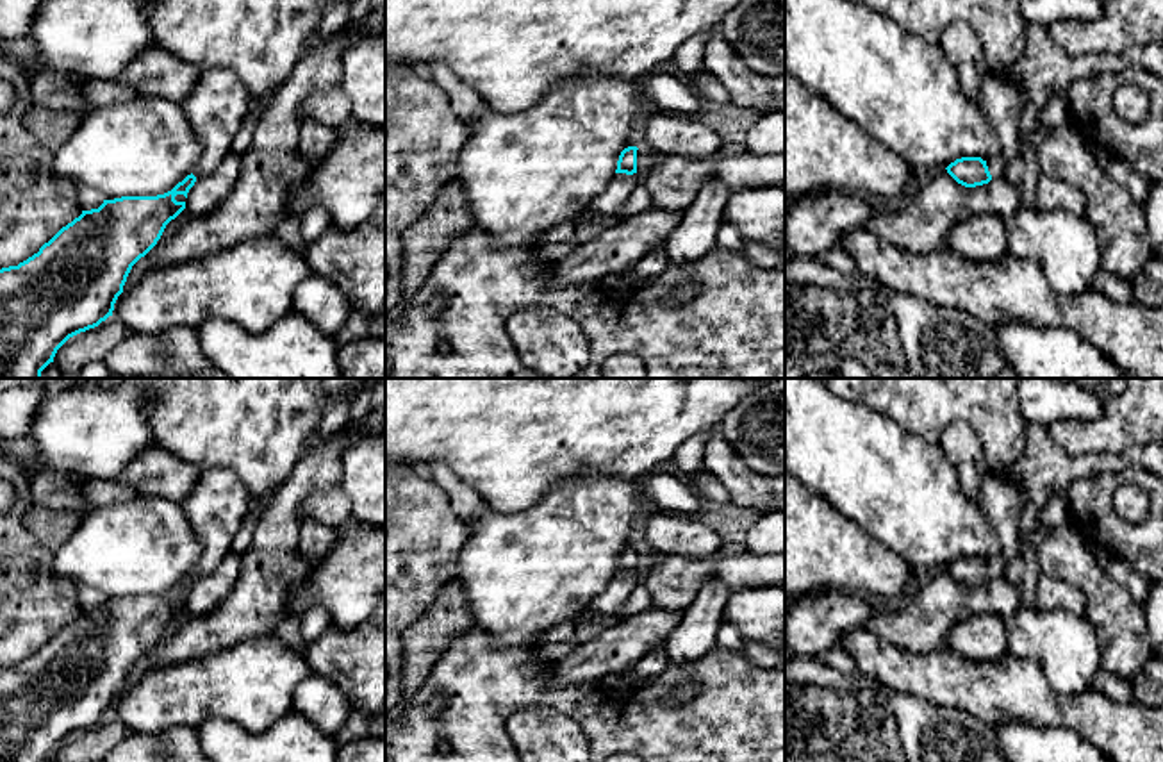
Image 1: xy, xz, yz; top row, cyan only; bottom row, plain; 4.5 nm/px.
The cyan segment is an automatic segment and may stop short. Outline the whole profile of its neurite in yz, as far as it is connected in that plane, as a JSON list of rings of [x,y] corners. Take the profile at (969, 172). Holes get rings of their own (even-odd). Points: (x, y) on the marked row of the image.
[[[988,70],[974,98],[979,111],[994,128],[999,153],[988,161],[961,157],[951,162],[947,173],[965,187],[988,184],[1004,175],[1006,164],[1020,153],[1022,130],[1020,111],[1024,105],[1020,87],[1002,70]]]

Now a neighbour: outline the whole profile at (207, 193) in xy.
[[[228,153],[207,177],[196,178],[186,198],[191,216],[205,216],[216,211],[234,189],[241,171],[241,157]]]

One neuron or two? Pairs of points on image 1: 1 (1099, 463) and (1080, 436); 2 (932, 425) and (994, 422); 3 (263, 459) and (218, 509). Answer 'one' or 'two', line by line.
1: two
2: one
3: two

